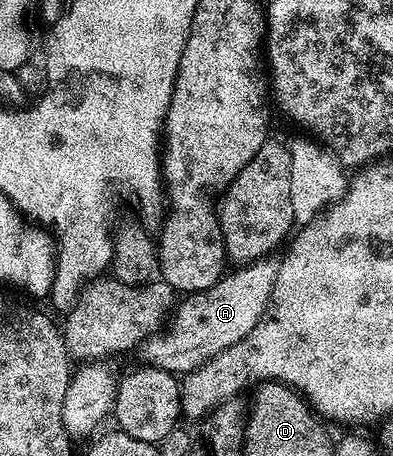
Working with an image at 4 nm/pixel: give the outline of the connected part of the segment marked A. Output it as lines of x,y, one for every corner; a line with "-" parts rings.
263,259
235,268
235,270
235,273
227,272
222,280
217,281
211,289
206,289
203,293
191,293
183,296
182,302
181,300
177,302
172,313
174,318
171,319
170,317
168,321
170,330
163,337
154,335
149,338
150,359
148,361
151,366
164,369
173,375
192,373
199,369
208,358
215,357
220,351
232,347
232,343
240,343
240,339
244,339
244,335
248,335
248,331
252,331
252,327
256,327
256,323
265,317
266,305
270,301
274,286
275,262
270,259

